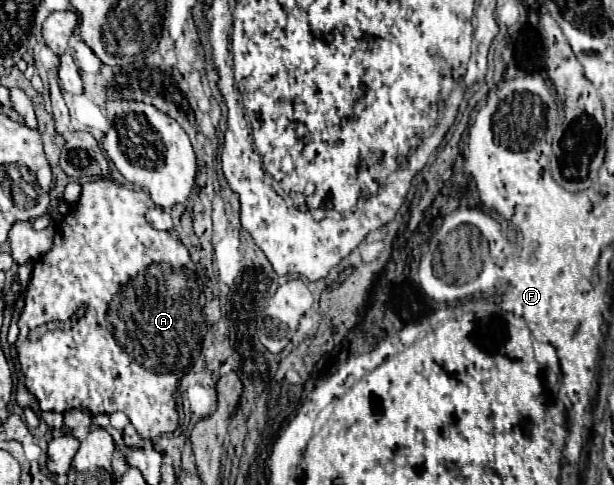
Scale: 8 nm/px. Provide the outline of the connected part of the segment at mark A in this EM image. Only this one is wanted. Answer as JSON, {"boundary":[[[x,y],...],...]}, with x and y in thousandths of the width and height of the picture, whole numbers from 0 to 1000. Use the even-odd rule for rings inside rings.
{"boundary":[[[151,369],[138,373],[132,394],[129,414],[119,423],[119,456],[93,460],[90,464],[90,493],[86,509],[57,542],[54,551],[54,571],[44,588],[41,600],[41,633],[31,654],[31,699],[28,699],[28,728],[31,728],[31,748],[34,765],[41,773],[41,794],[44,802],[60,819],[67,847],[90,847],[90,852],[106,852],[116,843],[132,843],[145,856],[161,856],[161,852],[187,852],[200,847],[223,893],[233,905],[252,905],[269,893],[282,893],[292,872],[292,856],[285,843],[285,806],[292,781],[308,765],[311,744],[314,744],[314,724],[327,715],[327,703],[337,687],[331,637],[324,625],[324,592],[321,592],[321,571],[318,571],[318,546],[308,530],[305,509],[285,493],[275,476],[256,476],[236,456],[236,439],[243,431],[243,402],[230,390],[220,386],[204,386],[204,381],[187,381],[181,369]]]}

